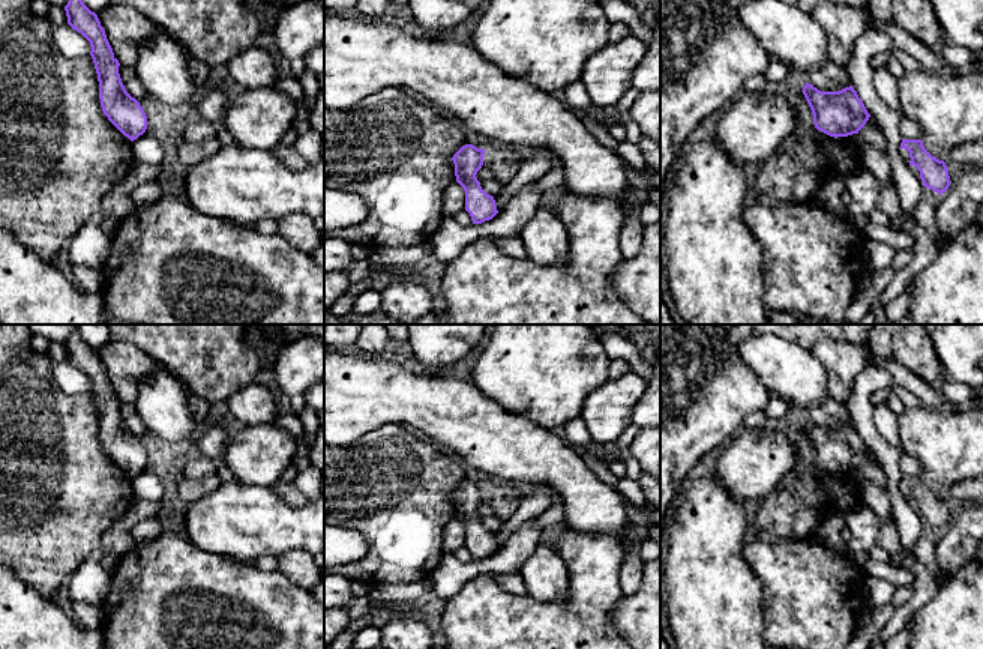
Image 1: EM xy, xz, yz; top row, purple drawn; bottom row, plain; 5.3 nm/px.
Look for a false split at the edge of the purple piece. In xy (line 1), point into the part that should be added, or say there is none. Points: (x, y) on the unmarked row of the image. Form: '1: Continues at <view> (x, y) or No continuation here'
1: No continuation here

